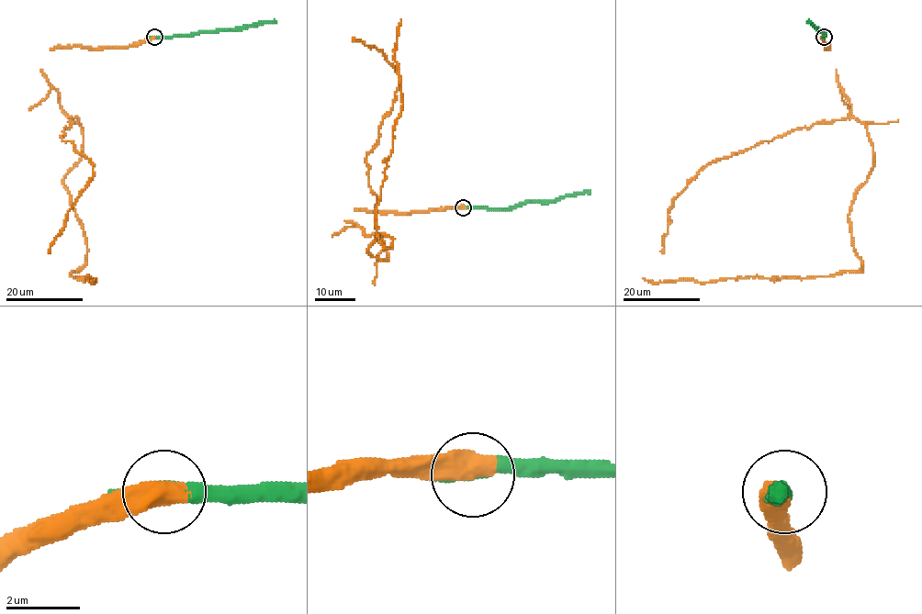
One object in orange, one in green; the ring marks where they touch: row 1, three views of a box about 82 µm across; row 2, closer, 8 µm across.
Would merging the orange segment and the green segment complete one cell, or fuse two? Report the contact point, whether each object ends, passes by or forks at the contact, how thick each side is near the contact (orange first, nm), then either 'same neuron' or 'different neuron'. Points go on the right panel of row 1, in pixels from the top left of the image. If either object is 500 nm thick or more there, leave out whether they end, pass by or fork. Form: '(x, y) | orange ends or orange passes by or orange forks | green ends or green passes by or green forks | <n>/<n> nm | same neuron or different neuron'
(824, 37) | 700/240 nm | same neuron

